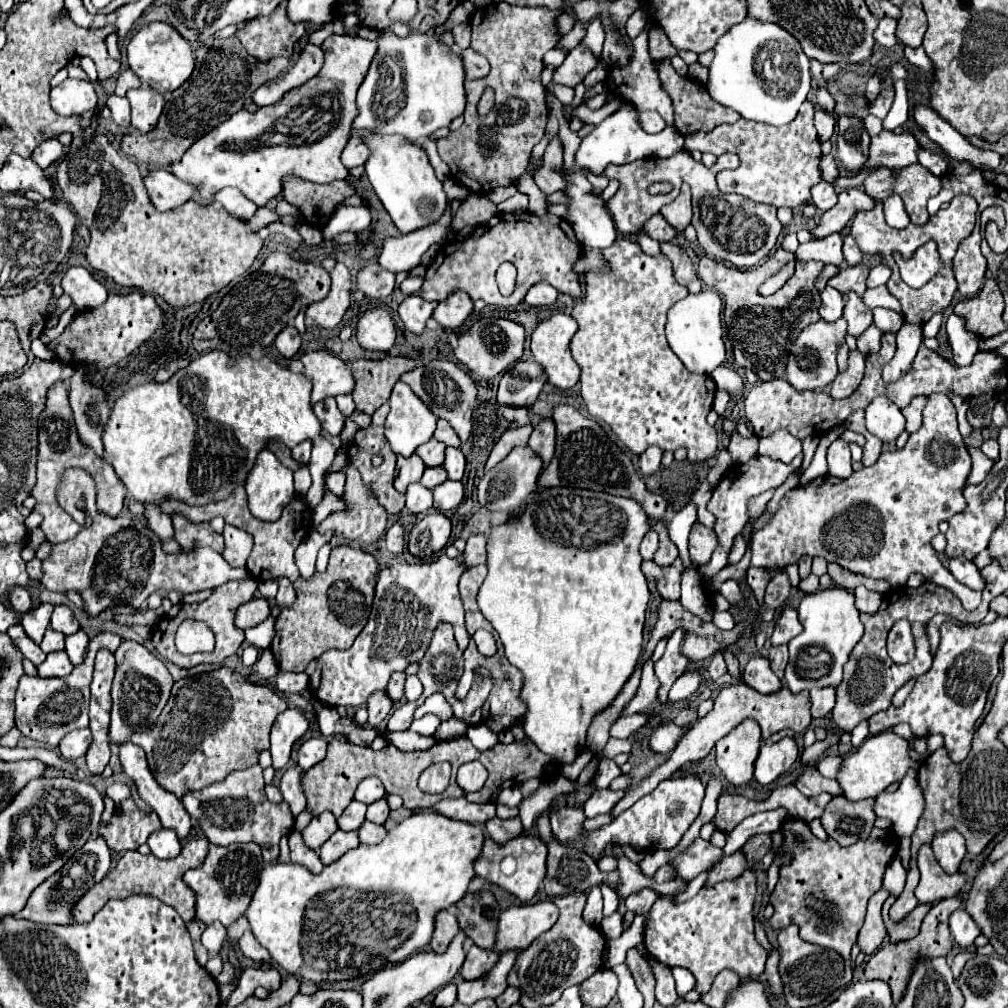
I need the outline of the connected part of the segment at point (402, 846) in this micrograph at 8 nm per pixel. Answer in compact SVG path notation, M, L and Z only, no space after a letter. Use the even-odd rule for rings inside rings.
M435 812L413 814L393 826L381 844L361 844L325 866L317 876L293 862L265 866L245 916L257 942L269 950L271 958L281 968L299 980L321 984L365 976L379 968L403 962L429 944L435 914L453 906L467 894L467 886L475 876L473 864L481 856L483 842L485 832L477 824L451 820ZM337 888L351 890L355 896L333 894L333 900L325 900L325 894L335 892Z

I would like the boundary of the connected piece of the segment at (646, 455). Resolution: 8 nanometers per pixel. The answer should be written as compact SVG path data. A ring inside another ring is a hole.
M649 446L641 456L639 456L639 468L643 472L643 476L653 474L655 470L659 470L661 466L661 450L657 446Z

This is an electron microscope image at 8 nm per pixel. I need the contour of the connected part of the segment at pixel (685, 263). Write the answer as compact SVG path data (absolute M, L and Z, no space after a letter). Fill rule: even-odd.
M663 242L661 244L661 252L673 262L673 270L675 270L675 278L687 286L691 280L697 278L695 274L695 268L691 264L691 258L687 256L687 252L683 248L679 248L677 244L671 244L671 242Z

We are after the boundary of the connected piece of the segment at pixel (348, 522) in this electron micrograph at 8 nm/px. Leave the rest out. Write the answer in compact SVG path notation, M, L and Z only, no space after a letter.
M347 464L343 472L345 472L345 478L347 478L343 500L347 502L349 510L345 510L345 512L335 512L335 514L327 516L327 518L317 526L317 530L319 530L321 534L333 530L335 534L345 536L345 538L351 538L351 540L357 540L357 542L363 542L363 544L375 544L375 542L379 540L379 536L385 532L385 528L387 528L387 526L385 526L385 524L387 524L387 512L375 502L375 496L363 486L363 482L361 482L361 478L359 478L359 472L355 470L353 464Z

